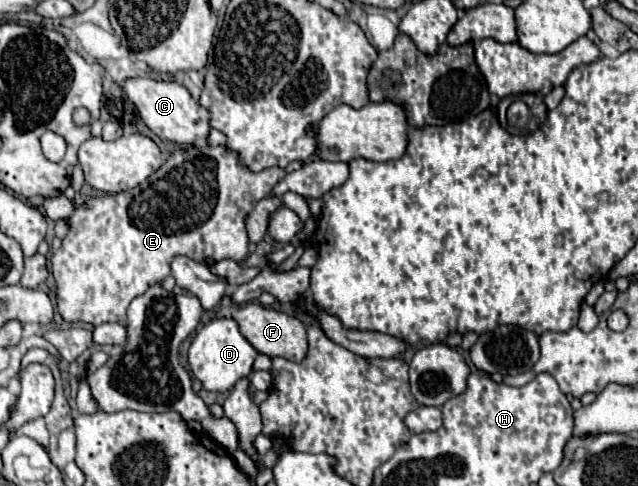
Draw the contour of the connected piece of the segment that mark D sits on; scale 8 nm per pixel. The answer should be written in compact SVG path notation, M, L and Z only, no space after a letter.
M216 318L202 326L188 348L188 364L202 386L234 386L242 376L250 376L252 362L258 356L254 346L240 334L232 318Z

